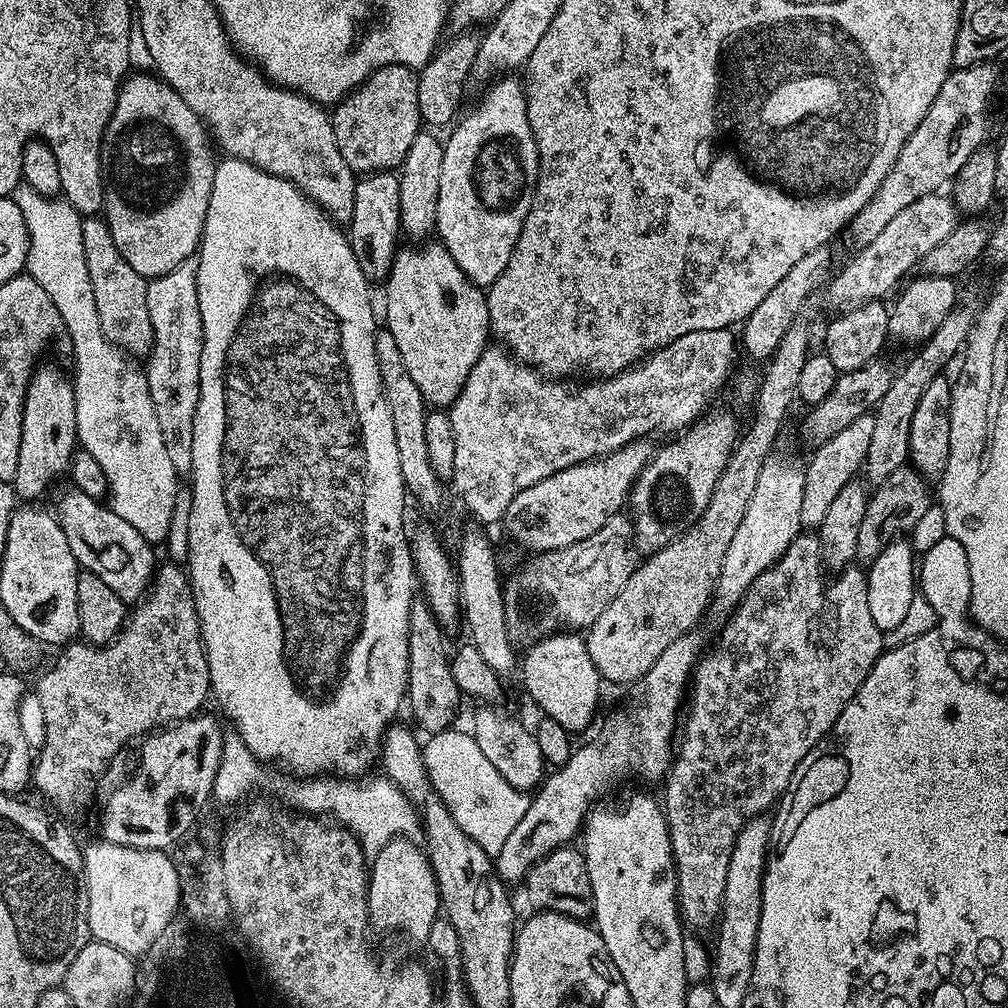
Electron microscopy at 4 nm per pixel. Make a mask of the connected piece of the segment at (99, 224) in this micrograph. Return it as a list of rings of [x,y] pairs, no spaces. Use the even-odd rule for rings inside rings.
[[[99,215],[83,217],[82,250],[86,250],[86,270],[90,270],[90,282],[94,286],[94,302],[98,305],[98,322],[102,322],[102,334],[110,338],[132,358],[144,358],[152,351],[154,326],[150,326],[150,306],[146,306],[148,280],[118,250],[110,234],[110,226]]]

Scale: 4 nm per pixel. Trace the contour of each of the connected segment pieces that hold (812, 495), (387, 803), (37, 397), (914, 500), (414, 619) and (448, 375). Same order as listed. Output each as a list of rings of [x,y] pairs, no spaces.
[[[874,415],[854,418],[850,426],[838,430],[834,438],[830,438],[823,446],[811,453],[812,461],[807,461],[804,469],[806,486],[802,490],[801,525],[808,530],[819,529],[822,518],[826,518],[826,510],[833,504],[834,498],[842,491],[842,486],[850,482],[863,469],[864,459],[870,450],[870,438],[874,434]]]
[[[282,774],[274,778],[274,788],[279,798],[277,805],[285,811],[327,818],[347,828],[356,836],[365,857],[376,856],[386,842],[421,835],[421,814],[416,804],[387,777],[378,776],[378,779],[368,781],[368,778],[338,777],[334,774],[314,777]]]
[[[37,367],[32,373],[26,399],[24,399],[24,413],[22,414],[22,442],[18,450],[18,470],[14,487],[16,495],[21,501],[36,502],[48,486],[60,475],[69,471],[72,463],[72,453],[78,447],[76,439],[76,403],[74,402],[74,390],[69,373],[60,368]]]
[[[905,466],[894,470],[894,474],[886,478],[886,482],[871,489],[866,515],[862,517],[862,526],[858,529],[857,561],[874,561],[889,543],[912,532],[930,505],[928,488],[929,481],[918,475],[915,468]]]
[[[422,598],[413,599],[408,615],[408,690],[407,707],[412,707],[412,716],[425,728],[425,733],[443,732],[453,727],[452,719],[460,708],[462,693],[454,682],[452,663],[448,650],[444,650],[445,629],[434,618],[430,606]]]
[[[424,242],[412,247],[416,248],[401,247],[397,251],[383,285],[384,316],[388,319],[386,330],[394,334],[394,342],[398,342],[398,350],[402,353],[402,362],[406,362],[406,371],[410,378],[414,378],[418,390],[422,390],[425,405],[444,410],[456,401],[458,394],[462,394],[466,378],[470,370],[474,370],[474,362],[478,362],[489,343],[488,297],[481,285],[470,282],[470,278],[462,274],[458,262],[450,258],[443,244]]]

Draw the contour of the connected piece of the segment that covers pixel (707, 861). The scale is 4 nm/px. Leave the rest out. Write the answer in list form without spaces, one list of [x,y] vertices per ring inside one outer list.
[[[801,534],[790,542],[786,554],[774,562],[744,591],[744,597],[732,611],[732,615],[723,621],[724,629],[712,648],[712,653],[701,655],[692,673],[690,681],[690,695],[686,700],[686,715],[682,720],[682,727],[678,732],[678,743],[674,748],[674,755],[667,776],[662,781],[664,796],[662,795],[662,807],[664,815],[668,817],[668,833],[672,843],[672,856],[676,859],[676,887],[675,895],[678,897],[678,907],[683,921],[694,928],[711,929],[720,919],[724,906],[724,891],[726,890],[726,869],[730,866],[730,850],[734,850],[734,842],[746,826],[748,820],[767,813],[783,796],[788,789],[790,778],[796,767],[810,754],[815,744],[820,742],[833,728],[834,722],[841,716],[845,706],[856,696],[857,690],[861,688],[862,682],[877,659],[884,651],[886,638],[884,633],[876,626],[868,605],[867,575],[863,569],[858,570],[856,566],[845,567],[839,576],[830,586],[828,592],[824,593],[824,555],[820,552],[820,537],[816,534]]]

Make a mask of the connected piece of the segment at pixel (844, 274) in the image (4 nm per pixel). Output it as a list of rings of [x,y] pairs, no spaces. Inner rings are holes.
[[[933,194],[918,198],[918,202],[910,202],[902,214],[895,216],[882,234],[874,238],[866,247],[859,249],[856,257],[827,283],[828,304],[837,313],[846,312],[849,308],[857,308],[869,300],[880,300],[884,295],[895,289],[909,275],[911,268],[915,269],[942,238],[954,231],[958,223],[956,205],[944,194]],[[900,280],[900,281],[899,281]],[[897,283],[897,284],[896,284]],[[896,284],[896,285],[895,285]]]

